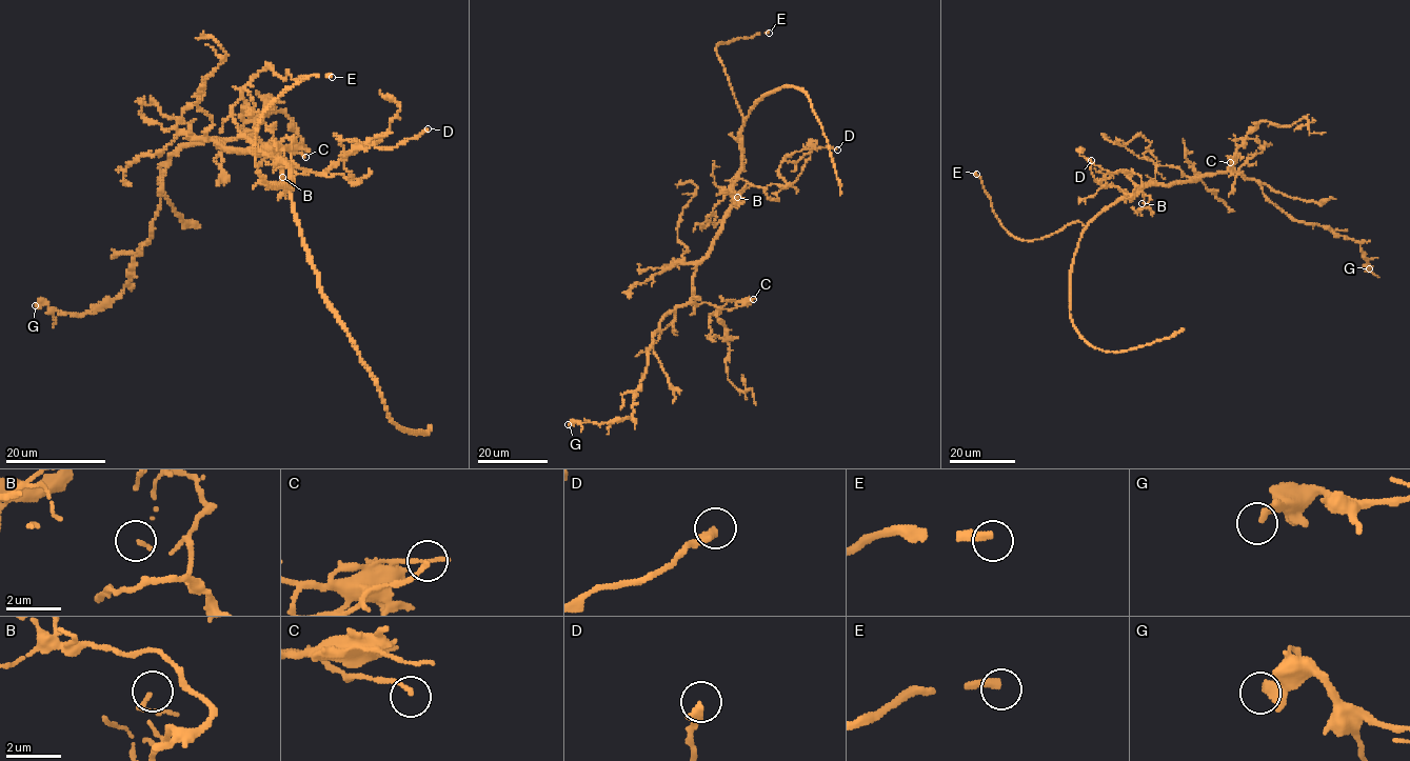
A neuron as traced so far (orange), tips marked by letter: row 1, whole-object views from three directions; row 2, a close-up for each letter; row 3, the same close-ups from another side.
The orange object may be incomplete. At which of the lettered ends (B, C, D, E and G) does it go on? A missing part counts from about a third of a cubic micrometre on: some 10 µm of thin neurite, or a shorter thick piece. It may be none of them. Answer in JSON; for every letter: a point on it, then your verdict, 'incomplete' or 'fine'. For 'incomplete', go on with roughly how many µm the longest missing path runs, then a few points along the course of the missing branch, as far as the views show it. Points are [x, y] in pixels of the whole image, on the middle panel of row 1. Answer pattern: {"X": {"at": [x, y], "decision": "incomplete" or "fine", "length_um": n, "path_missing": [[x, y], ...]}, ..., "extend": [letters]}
{"B": {"at": [737, 197], "decision": "fine"}, "C": {"at": [753, 299], "decision": "incomplete", "length_um": 20, "path_missing": [[753, 299], [766, 293], [766, 285], [776, 266], [773, 262]]}, "D": {"at": [837, 149], "decision": "fine"}, "E": {"at": [769, 33], "decision": "incomplete", "length_um": 45}, "G": {"at": [568, 424], "decision": "fine"}, "extend": ["C", "E"]}

